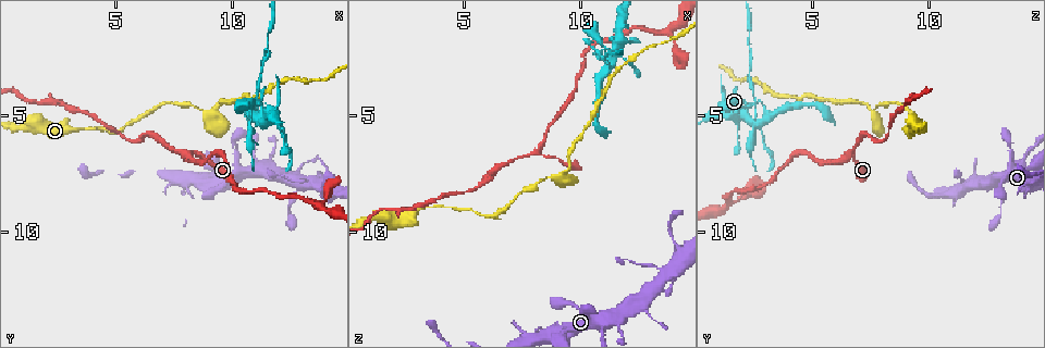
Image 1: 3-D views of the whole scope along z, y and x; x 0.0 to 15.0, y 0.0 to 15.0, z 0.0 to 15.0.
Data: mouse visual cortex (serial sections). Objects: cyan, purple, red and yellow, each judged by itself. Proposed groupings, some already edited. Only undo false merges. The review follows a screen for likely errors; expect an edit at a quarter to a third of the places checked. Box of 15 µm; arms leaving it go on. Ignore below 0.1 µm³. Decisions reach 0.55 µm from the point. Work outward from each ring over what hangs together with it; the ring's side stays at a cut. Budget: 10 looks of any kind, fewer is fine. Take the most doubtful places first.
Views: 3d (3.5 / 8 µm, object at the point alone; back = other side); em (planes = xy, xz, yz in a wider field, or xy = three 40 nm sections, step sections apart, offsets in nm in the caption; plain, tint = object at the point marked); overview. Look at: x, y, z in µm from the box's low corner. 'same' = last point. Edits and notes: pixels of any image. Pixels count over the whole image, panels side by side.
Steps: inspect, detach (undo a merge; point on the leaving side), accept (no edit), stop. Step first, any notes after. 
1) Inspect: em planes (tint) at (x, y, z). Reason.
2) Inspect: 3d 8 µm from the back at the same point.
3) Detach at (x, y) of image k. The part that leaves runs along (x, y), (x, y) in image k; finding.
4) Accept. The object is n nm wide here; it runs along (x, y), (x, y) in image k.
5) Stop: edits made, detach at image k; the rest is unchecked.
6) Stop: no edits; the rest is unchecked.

Inspect: 3d 3.5 µm at (8.1, 6.8, 6.6). Abrupt turn.

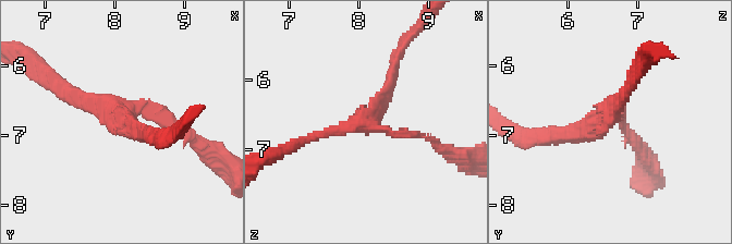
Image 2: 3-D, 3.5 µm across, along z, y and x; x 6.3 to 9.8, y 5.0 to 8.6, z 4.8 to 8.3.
Inspect: em xy step 5 (tint) at (8.20, 6.70, 6.60).

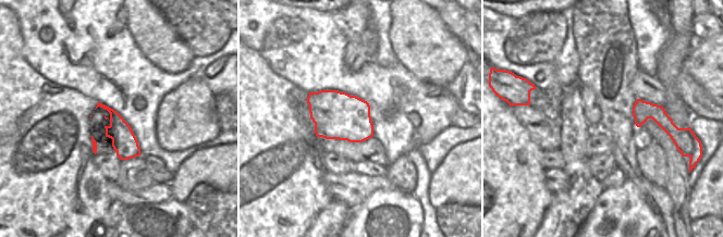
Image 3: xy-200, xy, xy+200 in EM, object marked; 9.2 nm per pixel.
Accept. The arms are 100, 150, 200 nm wide; it runs along (428, 139), (371, 123), (394, 64) in image 2; continuous, no second cell.

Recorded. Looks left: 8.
Inspect: 3d 8 µm at (8.9, 4.9, 7.7). Branch point.

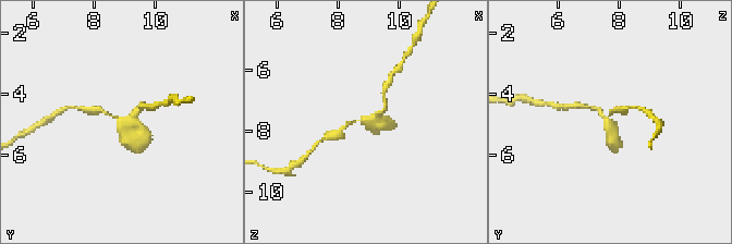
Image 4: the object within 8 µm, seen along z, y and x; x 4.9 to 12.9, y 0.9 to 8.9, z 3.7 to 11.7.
Inspect: em xy step 1 (tint) at (8.9, 4.9, 7.7). 3 arms meet here; the arms are 150, 150, 450 nm wide.

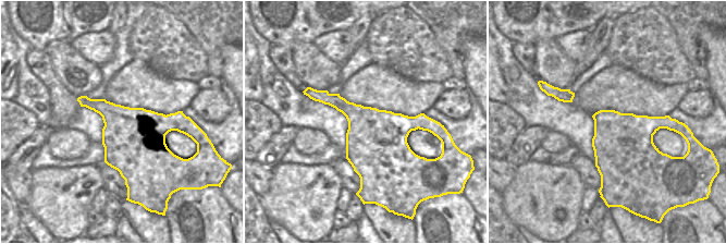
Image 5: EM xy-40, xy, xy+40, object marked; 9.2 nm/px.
Accept. It runs along (339, 131), (355, 121), (371, 119), (385, 105) in image 4; continuous, no second cell.

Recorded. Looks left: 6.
Inspect: 3d 3.5 µm at (11.2, 5.2, 3.0).

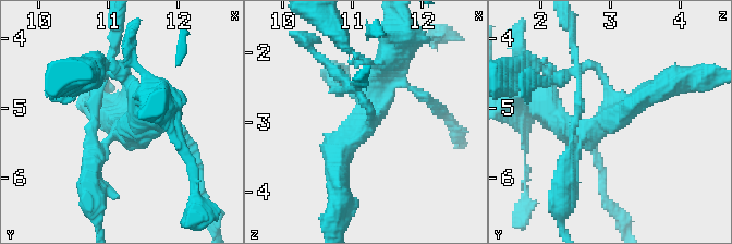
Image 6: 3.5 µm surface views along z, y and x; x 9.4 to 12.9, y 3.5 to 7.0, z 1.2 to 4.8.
Inspect: em xy step 3 (plain) at (11.25, 5.15, 2.95). 4 arms meet here; the arms are 100, 150, 300, 350 nm wide.

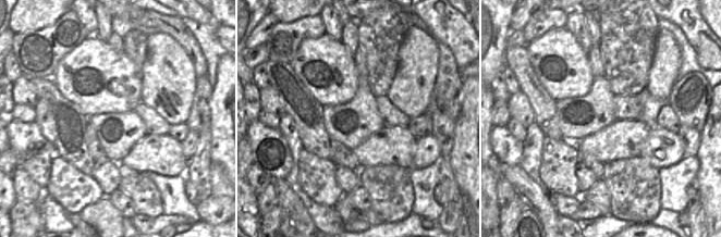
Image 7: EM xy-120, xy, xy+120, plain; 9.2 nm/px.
Inspect: em xy step 3 (tint) at the same point. With the object marked.

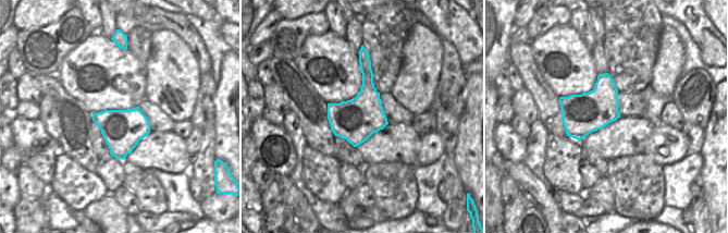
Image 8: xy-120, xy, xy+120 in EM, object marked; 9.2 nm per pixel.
Detach at (565, 157) of image 6. The part that leaves runs along (583, 138), (566, 162), (561, 226) in image 6; a second cell is stuck on.

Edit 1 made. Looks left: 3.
Inspect: overview. See it whole again.

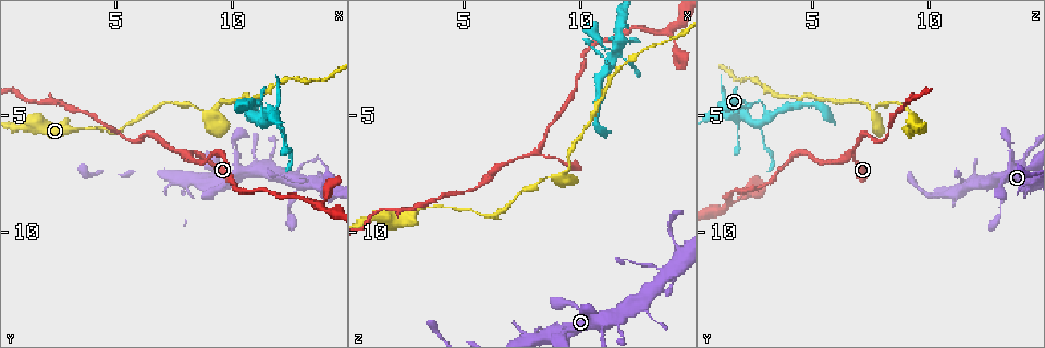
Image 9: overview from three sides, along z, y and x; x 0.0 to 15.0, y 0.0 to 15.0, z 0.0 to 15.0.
Inspect: 3d 3.5 µm at (13.6, 8.7, 1.4).

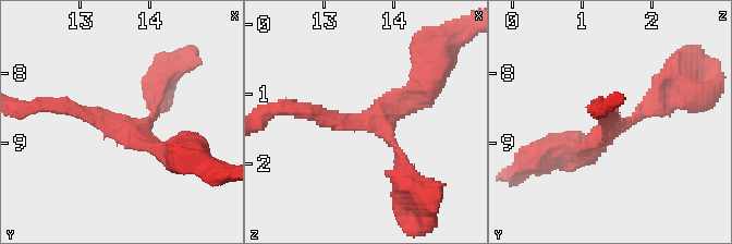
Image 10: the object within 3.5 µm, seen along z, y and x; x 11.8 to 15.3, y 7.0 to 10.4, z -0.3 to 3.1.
Inspect: em xy step 2 (tint) at (13.60, 8.75, 1.35). 3 arms meet here; the arms are 150, 200, 200 nm wide; need the tissue.

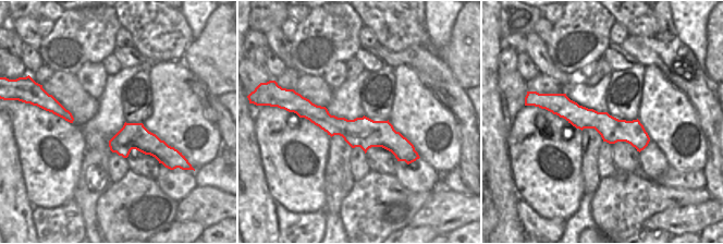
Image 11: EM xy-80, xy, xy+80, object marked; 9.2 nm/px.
Accept. It runs along (56, 106), (179, 153) in image 10; continuous, no second cell.

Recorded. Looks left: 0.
Stop: edits made, detach at image 6; the rest is unchecked.

